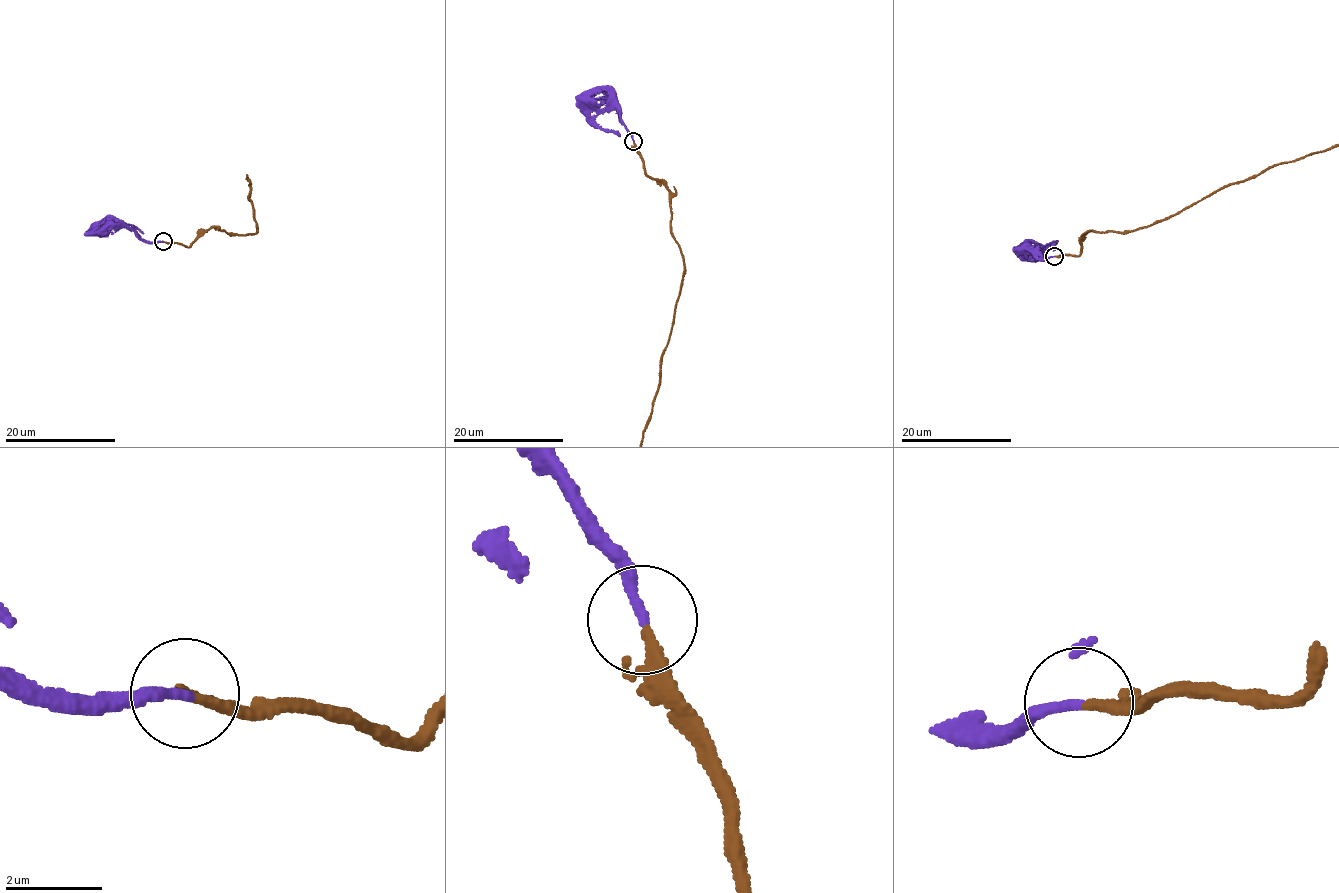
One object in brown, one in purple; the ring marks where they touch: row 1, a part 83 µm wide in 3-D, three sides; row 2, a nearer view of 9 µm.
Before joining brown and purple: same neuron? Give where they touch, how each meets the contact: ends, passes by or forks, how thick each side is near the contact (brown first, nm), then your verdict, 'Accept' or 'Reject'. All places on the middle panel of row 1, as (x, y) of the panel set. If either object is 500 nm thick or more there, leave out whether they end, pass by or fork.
Place: (633, 141). At the ring brown passes by. At the ring purple ends. Thickness 160 nm (brown) against 220 nm. Accept

